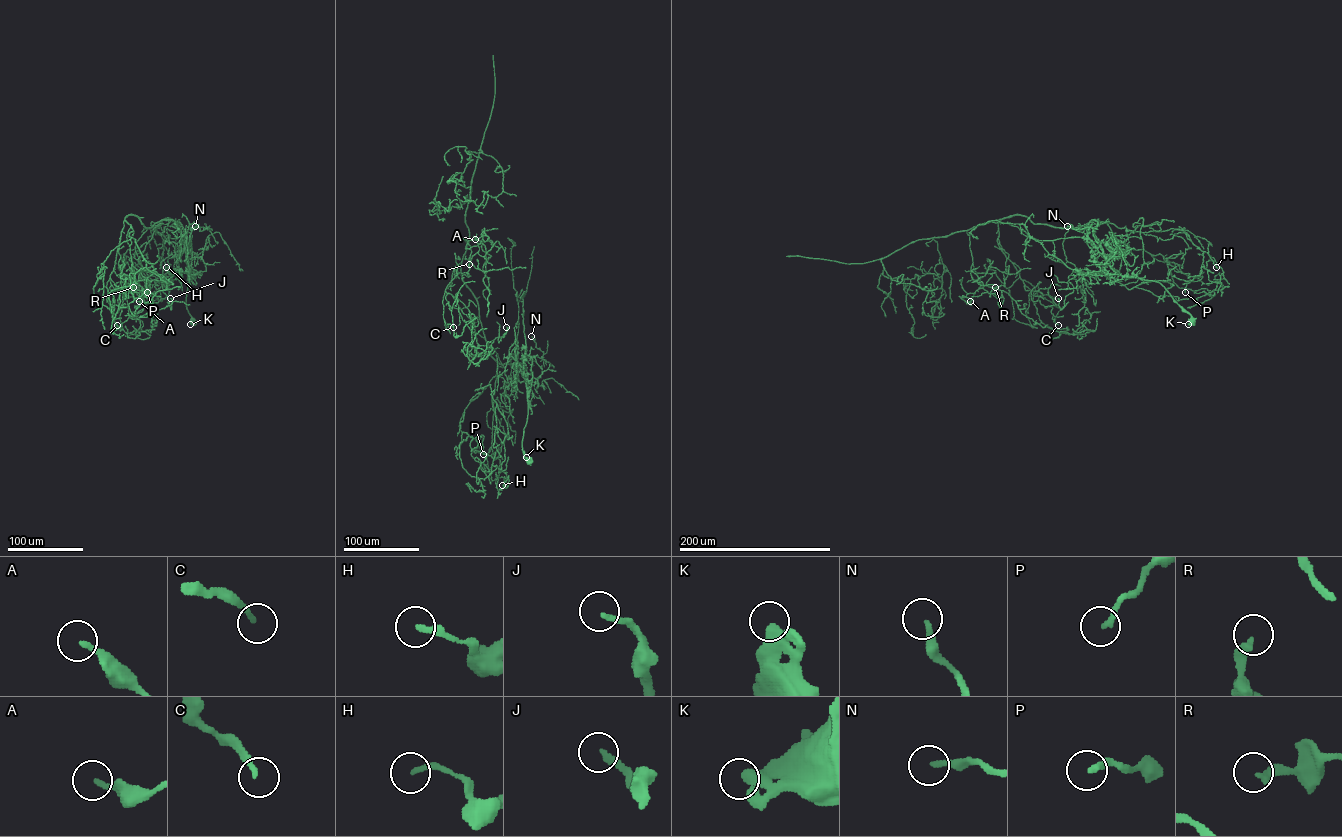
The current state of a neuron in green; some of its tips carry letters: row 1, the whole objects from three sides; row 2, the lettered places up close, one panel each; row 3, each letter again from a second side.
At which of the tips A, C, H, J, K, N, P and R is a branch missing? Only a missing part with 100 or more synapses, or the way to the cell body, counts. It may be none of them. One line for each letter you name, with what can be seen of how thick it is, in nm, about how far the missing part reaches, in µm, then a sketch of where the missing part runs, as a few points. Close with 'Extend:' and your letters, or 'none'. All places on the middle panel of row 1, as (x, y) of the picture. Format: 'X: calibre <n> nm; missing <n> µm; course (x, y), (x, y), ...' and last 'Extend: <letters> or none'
Extend: none

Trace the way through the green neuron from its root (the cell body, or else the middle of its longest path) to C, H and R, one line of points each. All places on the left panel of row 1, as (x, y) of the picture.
C: (193, 321), (186, 307), (192, 278), (182, 226), (161, 220), (146, 228), (128, 215), (106, 285), (117, 325)
H: (193, 321), (184, 231), (169, 219), (161, 220), (159, 232), (150, 231), (168, 253), (166, 267)
R: (193, 321), (179, 222), (146, 228), (136, 216), (125, 218), (118, 268), (133, 287)

